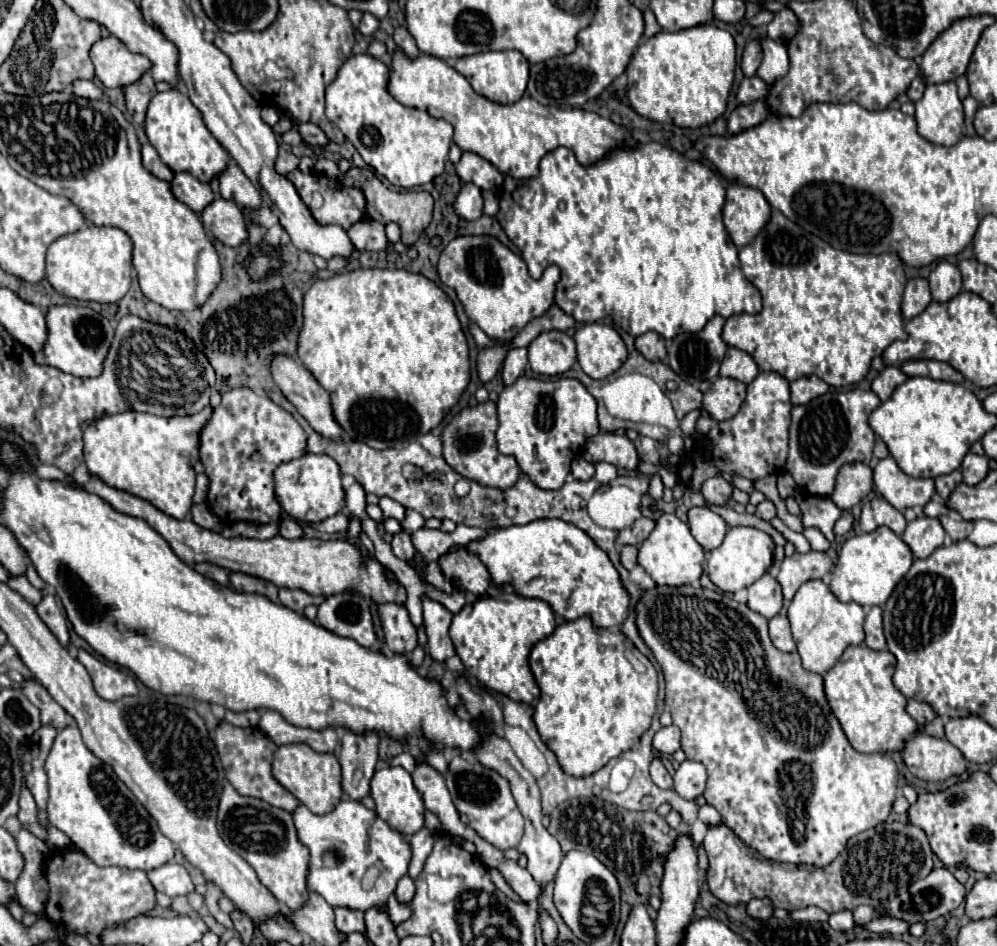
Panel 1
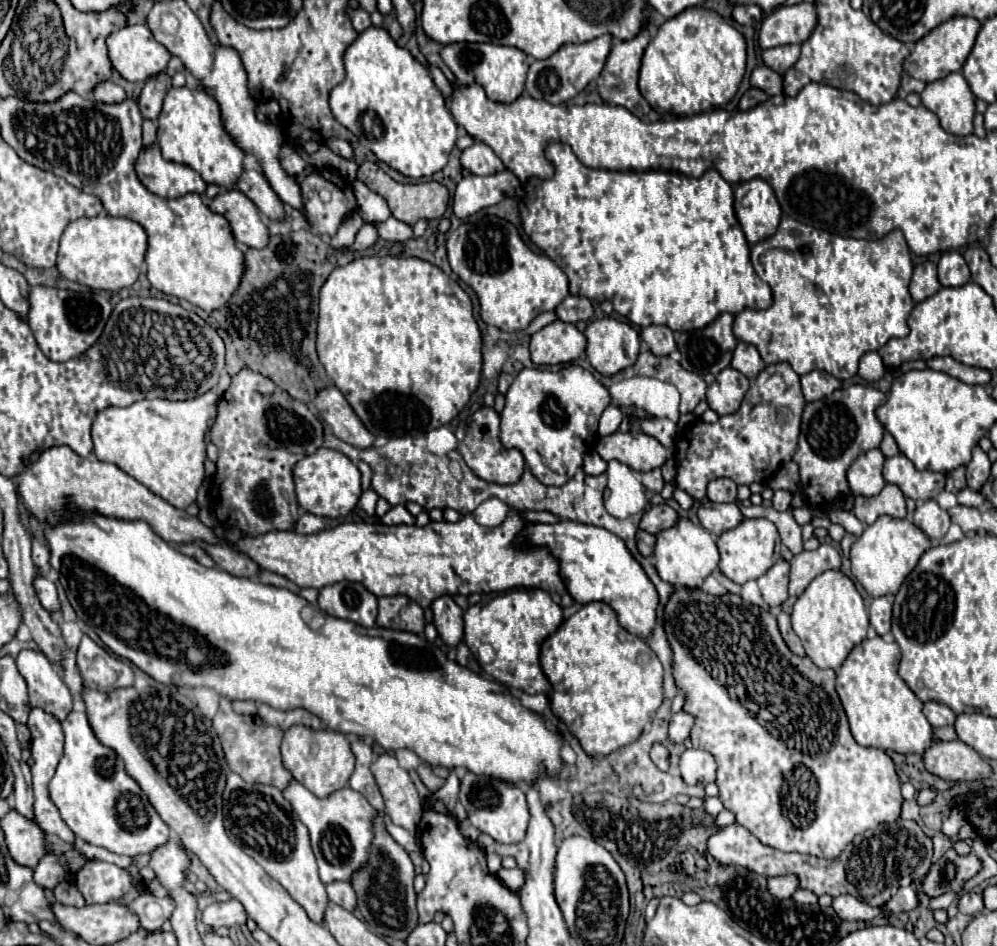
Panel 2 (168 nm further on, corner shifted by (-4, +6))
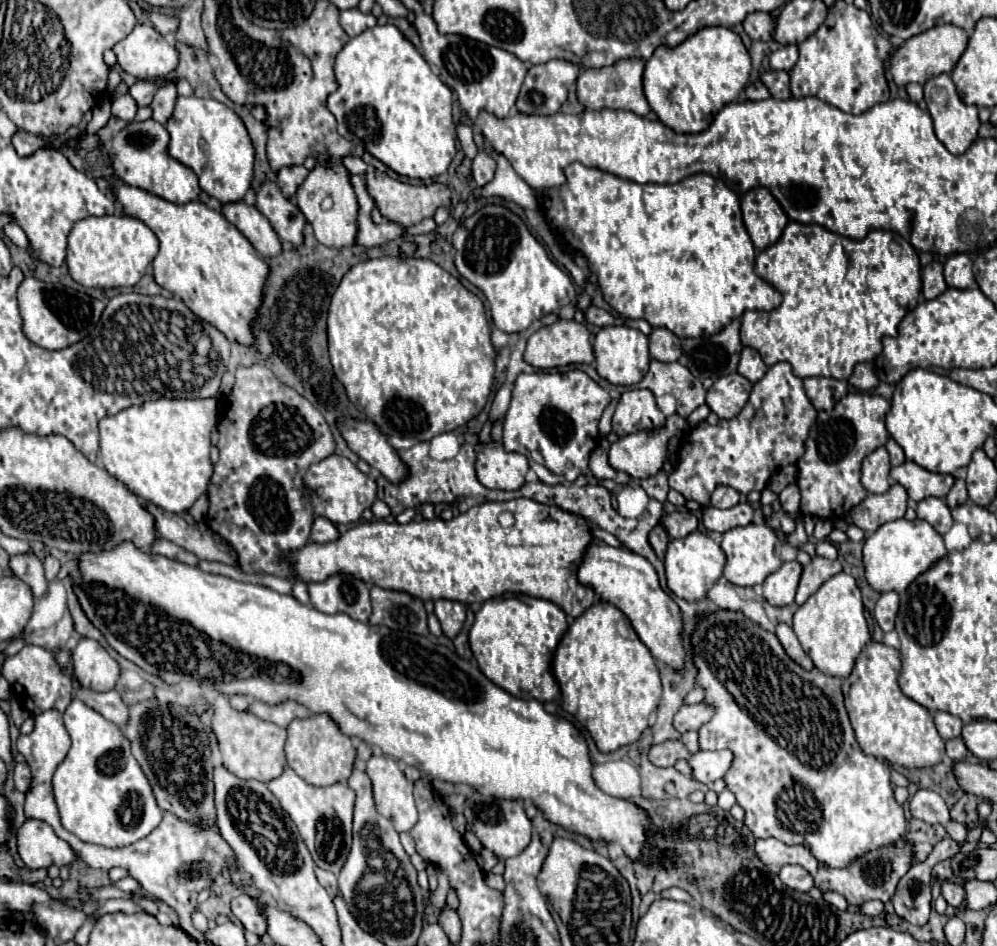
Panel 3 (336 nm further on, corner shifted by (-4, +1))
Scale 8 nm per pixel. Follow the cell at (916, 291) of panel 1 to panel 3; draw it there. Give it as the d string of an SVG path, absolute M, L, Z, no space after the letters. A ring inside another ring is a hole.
M938 261L926 265L922 269L922 295L924 299L936 299L940 293L946 291L946 281L942 277L942 265Z

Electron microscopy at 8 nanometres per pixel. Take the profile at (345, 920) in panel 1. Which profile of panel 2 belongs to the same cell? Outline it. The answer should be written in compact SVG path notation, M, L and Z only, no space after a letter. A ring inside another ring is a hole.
M330 882L326 884L326 892L330 894L330 900L346 910L356 908L356 894L348 882Z

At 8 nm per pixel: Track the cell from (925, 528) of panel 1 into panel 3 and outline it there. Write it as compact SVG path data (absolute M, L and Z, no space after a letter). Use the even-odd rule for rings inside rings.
M928 497L928 499L920 501L916 507L916 513L918 513L918 519L928 521L940 535L944 535L954 523L948 505L936 497Z

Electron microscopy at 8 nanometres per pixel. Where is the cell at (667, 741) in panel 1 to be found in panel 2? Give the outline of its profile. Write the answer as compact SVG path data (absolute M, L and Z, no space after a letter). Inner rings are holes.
M676 712L672 718L670 718L670 730L668 730L668 736L672 742L684 742L688 736L690 736L690 730L694 726L694 716L688 714L688 712Z

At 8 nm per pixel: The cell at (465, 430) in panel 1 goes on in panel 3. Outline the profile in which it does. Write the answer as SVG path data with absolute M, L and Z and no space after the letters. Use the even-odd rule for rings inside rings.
M476 443L476 475L488 489L512 491L524 485L528 471L528 457L522 453L508 453L500 443Z

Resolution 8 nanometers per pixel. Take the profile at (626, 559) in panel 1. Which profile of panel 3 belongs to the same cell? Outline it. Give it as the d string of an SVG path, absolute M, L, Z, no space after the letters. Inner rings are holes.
M656 525L656 529L652 529L652 533L648 535L648 541L650 541L652 549L656 551L658 559L664 559L664 551L666 551L666 545L668 545L670 539L668 539L668 535L666 535L662 525Z

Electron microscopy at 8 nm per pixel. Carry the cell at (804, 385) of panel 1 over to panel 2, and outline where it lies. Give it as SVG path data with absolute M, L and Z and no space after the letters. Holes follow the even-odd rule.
M814 370L814 372L808 372L808 374L802 376L802 392L804 392L808 402L830 396L840 386L842 386L842 382L834 376L830 376L828 372Z

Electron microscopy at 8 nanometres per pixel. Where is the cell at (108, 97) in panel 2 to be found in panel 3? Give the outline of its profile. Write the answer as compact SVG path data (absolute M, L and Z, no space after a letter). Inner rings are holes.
M124 93L124 95L116 95L112 99L112 115L118 117L118 119L124 119L124 121L132 121L134 115L136 115L138 107L134 103L134 99L130 97L130 93Z

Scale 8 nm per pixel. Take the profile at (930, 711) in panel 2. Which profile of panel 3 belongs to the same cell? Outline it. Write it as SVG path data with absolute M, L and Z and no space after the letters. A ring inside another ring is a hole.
M936 711L934 713L934 725L936 725L942 739L954 739L954 737L960 737L960 731L962 731L964 723L950 713Z

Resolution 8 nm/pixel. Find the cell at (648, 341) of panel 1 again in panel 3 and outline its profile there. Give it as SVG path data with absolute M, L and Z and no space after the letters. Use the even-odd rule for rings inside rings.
M656 327L650 333L650 357L658 359L658 361L676 361L682 355L682 347L680 347L680 339L664 329L664 327Z

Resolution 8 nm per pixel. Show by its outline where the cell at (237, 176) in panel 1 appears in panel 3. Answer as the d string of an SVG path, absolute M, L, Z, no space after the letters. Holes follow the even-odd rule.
M264 181L258 187L256 209L270 221L272 229L282 241L302 245L302 225L306 219L296 203L280 193L274 181Z

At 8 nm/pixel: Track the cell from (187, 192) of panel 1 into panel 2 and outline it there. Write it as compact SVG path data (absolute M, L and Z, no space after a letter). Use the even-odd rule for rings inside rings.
M156 142L150 146L142 146L134 168L138 180L160 198L174 200L190 192L204 194L206 190L206 182L196 170L192 170L186 164L164 160Z

